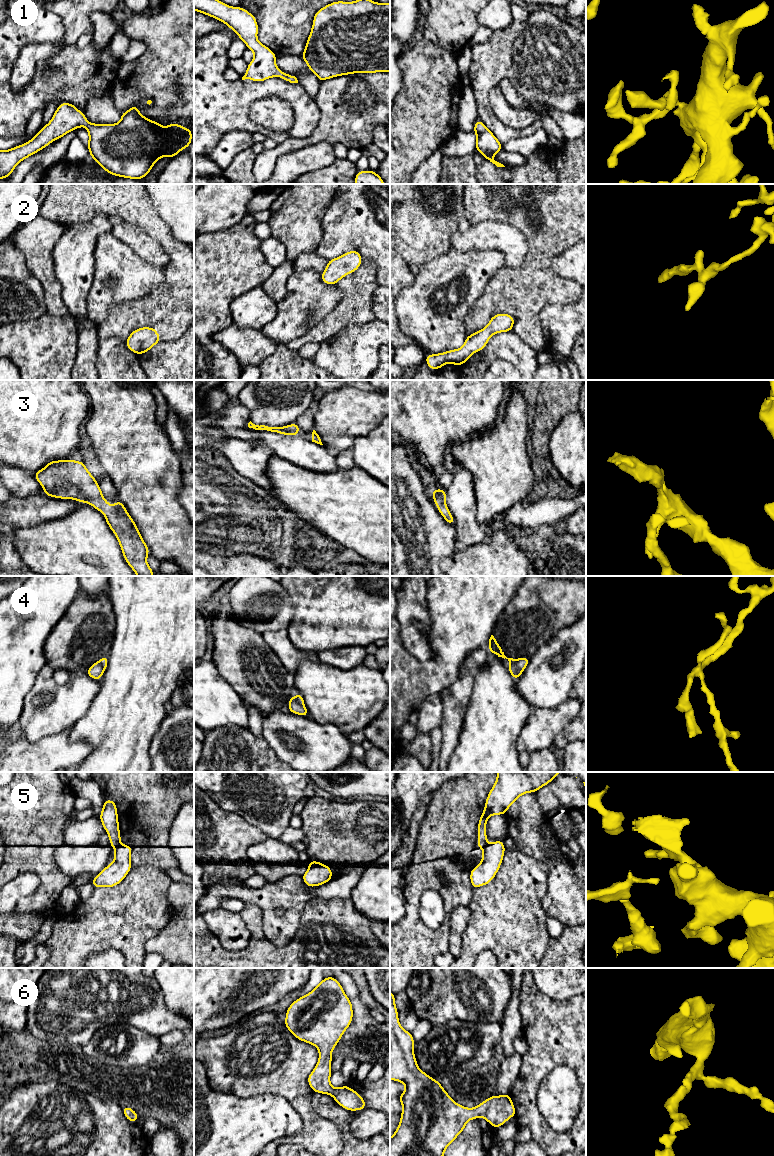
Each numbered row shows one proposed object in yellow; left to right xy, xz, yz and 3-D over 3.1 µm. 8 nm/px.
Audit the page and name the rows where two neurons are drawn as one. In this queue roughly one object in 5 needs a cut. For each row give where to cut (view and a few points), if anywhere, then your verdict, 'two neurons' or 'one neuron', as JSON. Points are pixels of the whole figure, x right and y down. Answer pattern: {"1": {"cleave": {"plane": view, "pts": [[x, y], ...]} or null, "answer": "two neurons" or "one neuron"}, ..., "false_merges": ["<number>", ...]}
{"1": {"cleave": null, "answer": "one neuron"}, "2": {"cleave": null, "answer": "one neuron"}, "3": {"cleave": null, "answer": "one neuron"}, "4": {"cleave": {"plane": "xz", "pts": [[295, 696], [295, 699], [303, 705]]}, "answer": "two neurons"}, "5": {"cleave": {"plane": "xy", "pts": [[121, 844], [115, 848]]}, "answer": "two neurons"}, "6": {"cleave": null, "answer": "one neuron"}, "false_merges": ["4", "5"]}

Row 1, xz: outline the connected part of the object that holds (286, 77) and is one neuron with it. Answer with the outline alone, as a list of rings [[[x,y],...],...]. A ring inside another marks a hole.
[[[194,0],[194,10],[226,24],[237,33],[237,37],[246,44],[247,49],[254,52],[254,58],[248,63],[242,80],[262,82],[280,76],[286,82],[298,83],[295,76],[283,73],[276,66],[276,54],[257,40],[258,23],[255,15],[239,6],[226,5],[220,0]]]

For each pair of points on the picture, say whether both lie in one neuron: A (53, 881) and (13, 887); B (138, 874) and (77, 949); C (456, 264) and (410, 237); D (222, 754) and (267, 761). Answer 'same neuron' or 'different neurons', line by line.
A: different neurons
B: same neuron
C: different neurons
D: same neuron

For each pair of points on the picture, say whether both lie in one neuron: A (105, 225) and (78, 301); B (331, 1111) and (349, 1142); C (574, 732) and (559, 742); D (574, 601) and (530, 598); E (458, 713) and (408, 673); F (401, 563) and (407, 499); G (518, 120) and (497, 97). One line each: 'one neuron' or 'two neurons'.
A: one neuron
B: one neuron
C: one neuron
D: one neuron
E: two neurons
F: one neuron
G: one neuron

